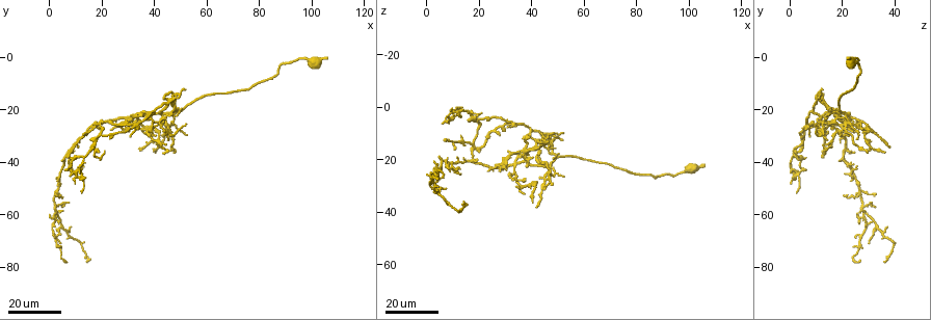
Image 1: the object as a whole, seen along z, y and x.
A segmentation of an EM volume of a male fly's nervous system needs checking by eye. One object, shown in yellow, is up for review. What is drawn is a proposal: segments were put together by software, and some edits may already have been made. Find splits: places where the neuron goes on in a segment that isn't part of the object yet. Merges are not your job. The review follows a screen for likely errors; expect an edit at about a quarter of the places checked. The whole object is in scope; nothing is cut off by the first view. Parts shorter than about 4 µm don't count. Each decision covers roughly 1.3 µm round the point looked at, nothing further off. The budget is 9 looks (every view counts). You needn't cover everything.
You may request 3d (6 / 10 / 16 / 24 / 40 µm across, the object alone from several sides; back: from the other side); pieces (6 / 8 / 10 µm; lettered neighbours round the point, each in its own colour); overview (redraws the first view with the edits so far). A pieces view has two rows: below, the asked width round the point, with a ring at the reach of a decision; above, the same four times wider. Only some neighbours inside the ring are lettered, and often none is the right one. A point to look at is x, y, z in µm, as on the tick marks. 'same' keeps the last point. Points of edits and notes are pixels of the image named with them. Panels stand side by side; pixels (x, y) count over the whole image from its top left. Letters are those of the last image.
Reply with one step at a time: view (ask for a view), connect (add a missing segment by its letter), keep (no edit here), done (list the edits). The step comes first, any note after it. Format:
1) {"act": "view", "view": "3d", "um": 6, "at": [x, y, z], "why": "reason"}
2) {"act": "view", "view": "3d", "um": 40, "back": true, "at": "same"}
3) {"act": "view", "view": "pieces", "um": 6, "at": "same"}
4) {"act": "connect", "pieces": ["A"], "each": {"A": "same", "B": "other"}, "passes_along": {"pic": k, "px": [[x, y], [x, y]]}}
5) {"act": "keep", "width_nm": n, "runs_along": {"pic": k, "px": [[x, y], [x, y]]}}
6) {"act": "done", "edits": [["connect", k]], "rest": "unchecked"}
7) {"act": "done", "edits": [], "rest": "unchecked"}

{"act": "view", "view": "3d", "um": 16, "at": [8, 38, 13], "why": "branch stops here"}

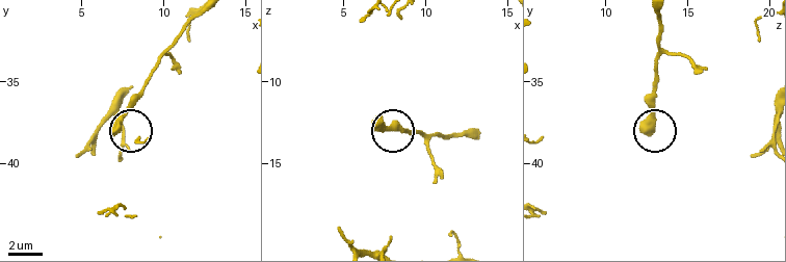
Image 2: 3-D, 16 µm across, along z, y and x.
{"act": "view", "view": "pieces", "um": 6, "at": [6.9, 38.0, 12.4]}

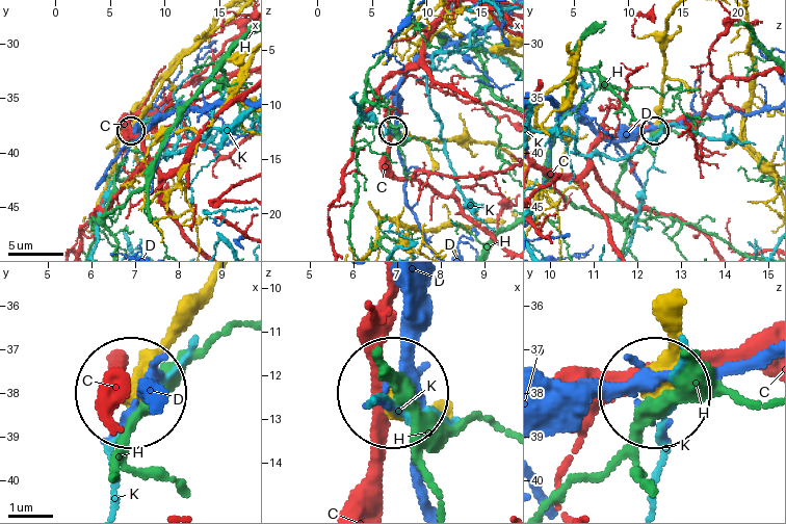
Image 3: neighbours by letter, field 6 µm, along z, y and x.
{"act": "keep", "width_nm": 480, "each": {"C": "other", "D": "other", "H": "other", "K": "other"}, "runs_along": {"pic": 3, "px": [[504, 151], [488, 141], [412, 139], [394, 132]]}, "found": "none of them fits"}

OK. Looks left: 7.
{"act": "view", "view": "3d", "um": 16, "at": [11, 34, 17], "why": "an open end"}

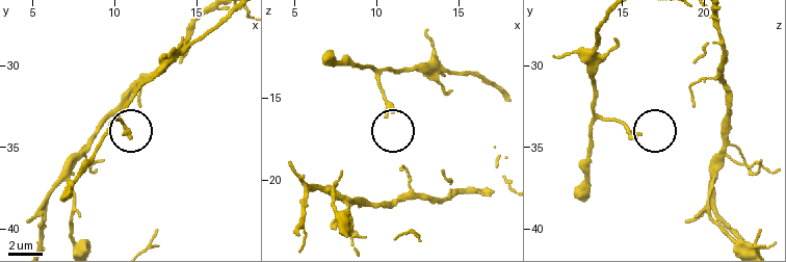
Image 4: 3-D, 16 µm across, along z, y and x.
{"act": "view", "view": "pieces", "um": 6, "at": [10.7, 34.2, 16.0]}

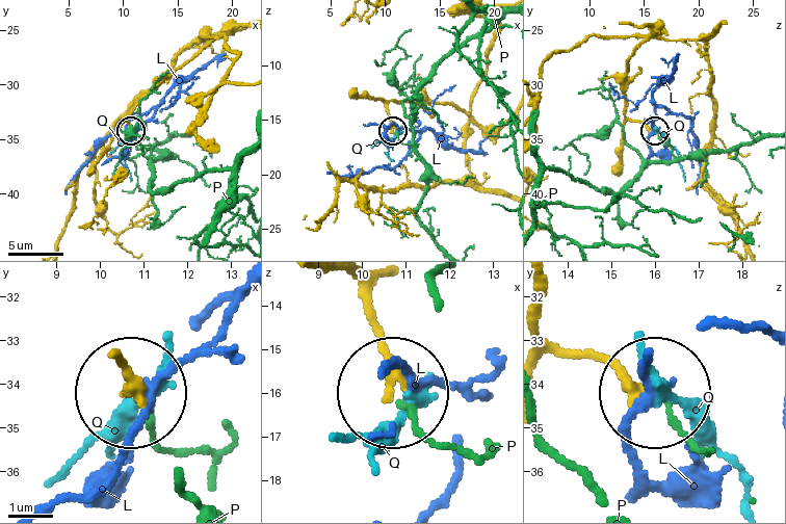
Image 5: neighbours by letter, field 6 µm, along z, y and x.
{"act": "keep", "each": {"L": "other", "P": "other", "Q": "other"}, "runs_along": {"pic": 5, "px": [[469, 168], [469, 120], [449, 104], [390, 102], [392, 130]]}, "found": "no lettered segment goes on from it"}

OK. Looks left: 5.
{"act": "view", "view": "3d", "um": 24, "at": [24, 28, 24], "why": "free end"}

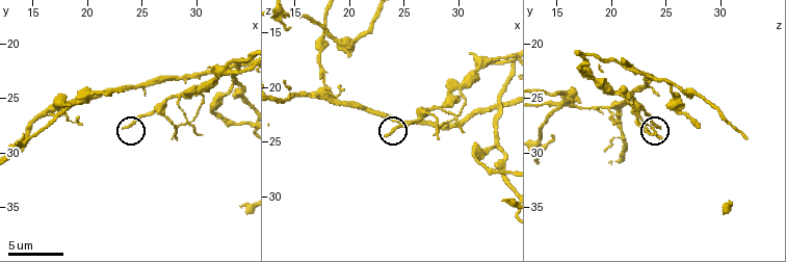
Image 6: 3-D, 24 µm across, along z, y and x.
{"act": "view", "view": "3d", "um": 6, "at": [23.4, 27.8, 24.4]}

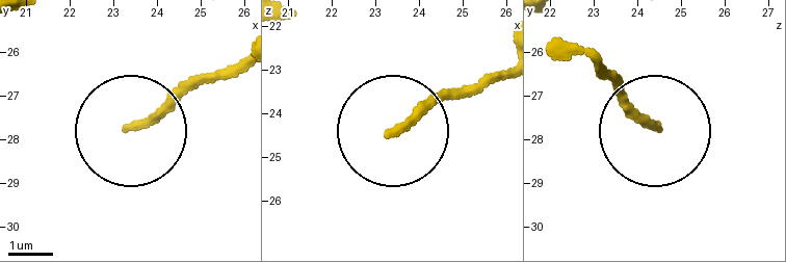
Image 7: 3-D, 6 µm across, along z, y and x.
{"act": "view", "view": "pieces", "um": 10, "at": [23.50, 27.65, 24.40]}

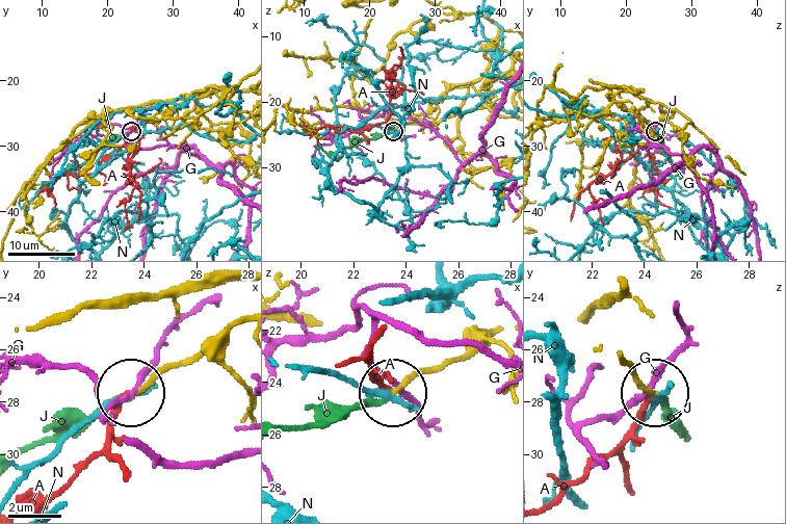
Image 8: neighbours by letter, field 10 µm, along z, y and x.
{"act": "connect", "pieces": ["J"], "width_nm": 170, "each": {"A": "other", "G": "other", "J": "same", "N": "other"}, "found": "the neuron continues"}

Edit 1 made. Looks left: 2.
{"act": "done", "edits": [["connect", 8]], "rest": "unchecked"}

